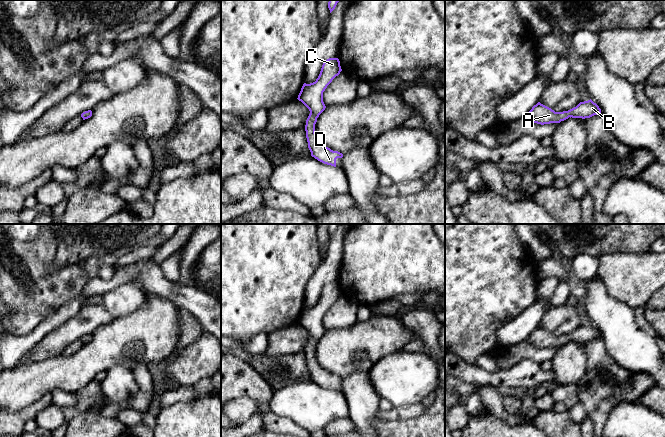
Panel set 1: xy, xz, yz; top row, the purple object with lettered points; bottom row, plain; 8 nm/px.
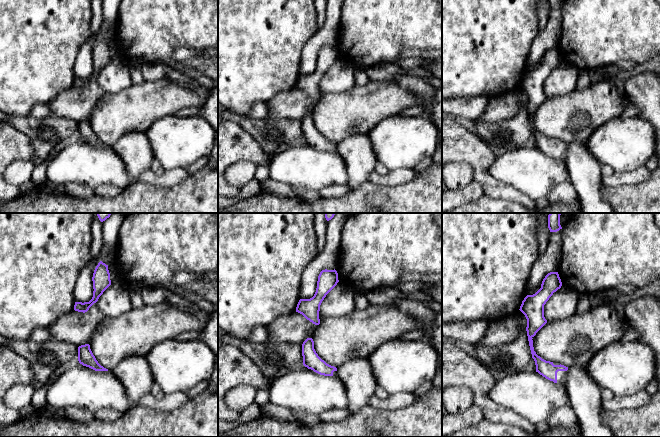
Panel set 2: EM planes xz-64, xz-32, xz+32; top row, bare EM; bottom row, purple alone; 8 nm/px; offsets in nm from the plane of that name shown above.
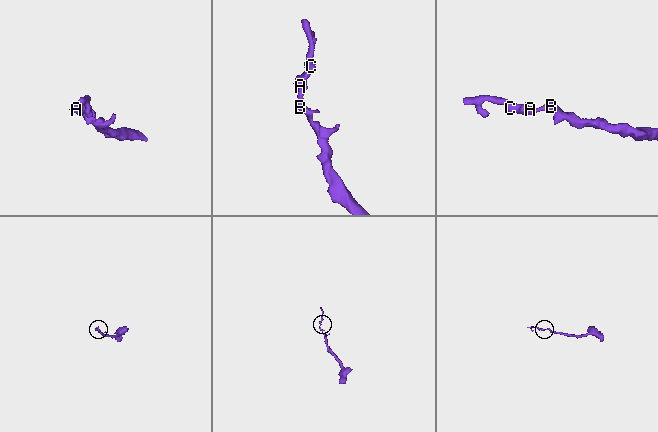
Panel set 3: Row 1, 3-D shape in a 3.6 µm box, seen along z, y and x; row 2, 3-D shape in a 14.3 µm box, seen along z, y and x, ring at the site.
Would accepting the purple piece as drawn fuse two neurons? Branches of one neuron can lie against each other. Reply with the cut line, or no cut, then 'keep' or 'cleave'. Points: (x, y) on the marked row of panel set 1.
cut none; keep

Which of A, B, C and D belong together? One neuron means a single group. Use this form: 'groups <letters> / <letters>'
groups A B C D

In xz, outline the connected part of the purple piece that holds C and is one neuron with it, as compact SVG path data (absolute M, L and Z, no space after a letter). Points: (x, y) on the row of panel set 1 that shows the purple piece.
M338 58L325 60L316 81L310 84L304 83L297 98L310 111L306 120L305 131L311 156L324 164L334 167L336 167L336 159L342 158L343 154L333 151L319 142L315 133L315 124L319 115L326 108L323 102L323 92L341 71Z

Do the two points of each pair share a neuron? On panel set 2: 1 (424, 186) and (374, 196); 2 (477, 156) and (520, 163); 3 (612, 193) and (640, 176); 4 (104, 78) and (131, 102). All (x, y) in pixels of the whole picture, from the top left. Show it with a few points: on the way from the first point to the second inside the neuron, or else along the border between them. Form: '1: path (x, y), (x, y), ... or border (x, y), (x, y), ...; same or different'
1: path (412, 196), (386, 196); same
2: border (495, 156), (488, 167), (488, 172), (503, 181); different
3: border (649, 176), (636, 183), (605, 186); different
4: border (132, 84), (118, 92), (106, 94); different

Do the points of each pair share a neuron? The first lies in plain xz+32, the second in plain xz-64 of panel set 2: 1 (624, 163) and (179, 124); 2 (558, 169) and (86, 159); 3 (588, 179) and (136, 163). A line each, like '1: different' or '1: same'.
1: same
2: same
3: same

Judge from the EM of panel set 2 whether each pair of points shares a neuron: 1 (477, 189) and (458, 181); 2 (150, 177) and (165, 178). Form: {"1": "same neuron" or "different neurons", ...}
{"1": "different neurons", "2": "same neuron"}

